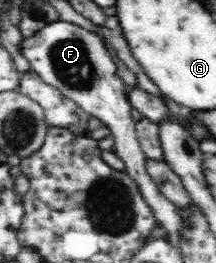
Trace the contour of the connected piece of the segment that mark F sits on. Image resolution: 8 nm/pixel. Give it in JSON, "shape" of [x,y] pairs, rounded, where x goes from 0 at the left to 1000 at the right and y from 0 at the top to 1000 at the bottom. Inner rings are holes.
{"shape":[[[301,76],[204,91],[144,137],[97,141],[79,186],[130,228],[139,266],[171,274],[218,316],[264,323],[375,411],[486,460],[514,483],[528,578],[574,612],[579,654],[634,700],[667,764],[690,779],[722,852],[801,897],[843,863],[843,825],[824,795],[736,719],[681,650],[681,589],[653,559],[606,445],[606,403],[574,354],[579,316],[532,281],[537,247],[458,137]]]}

